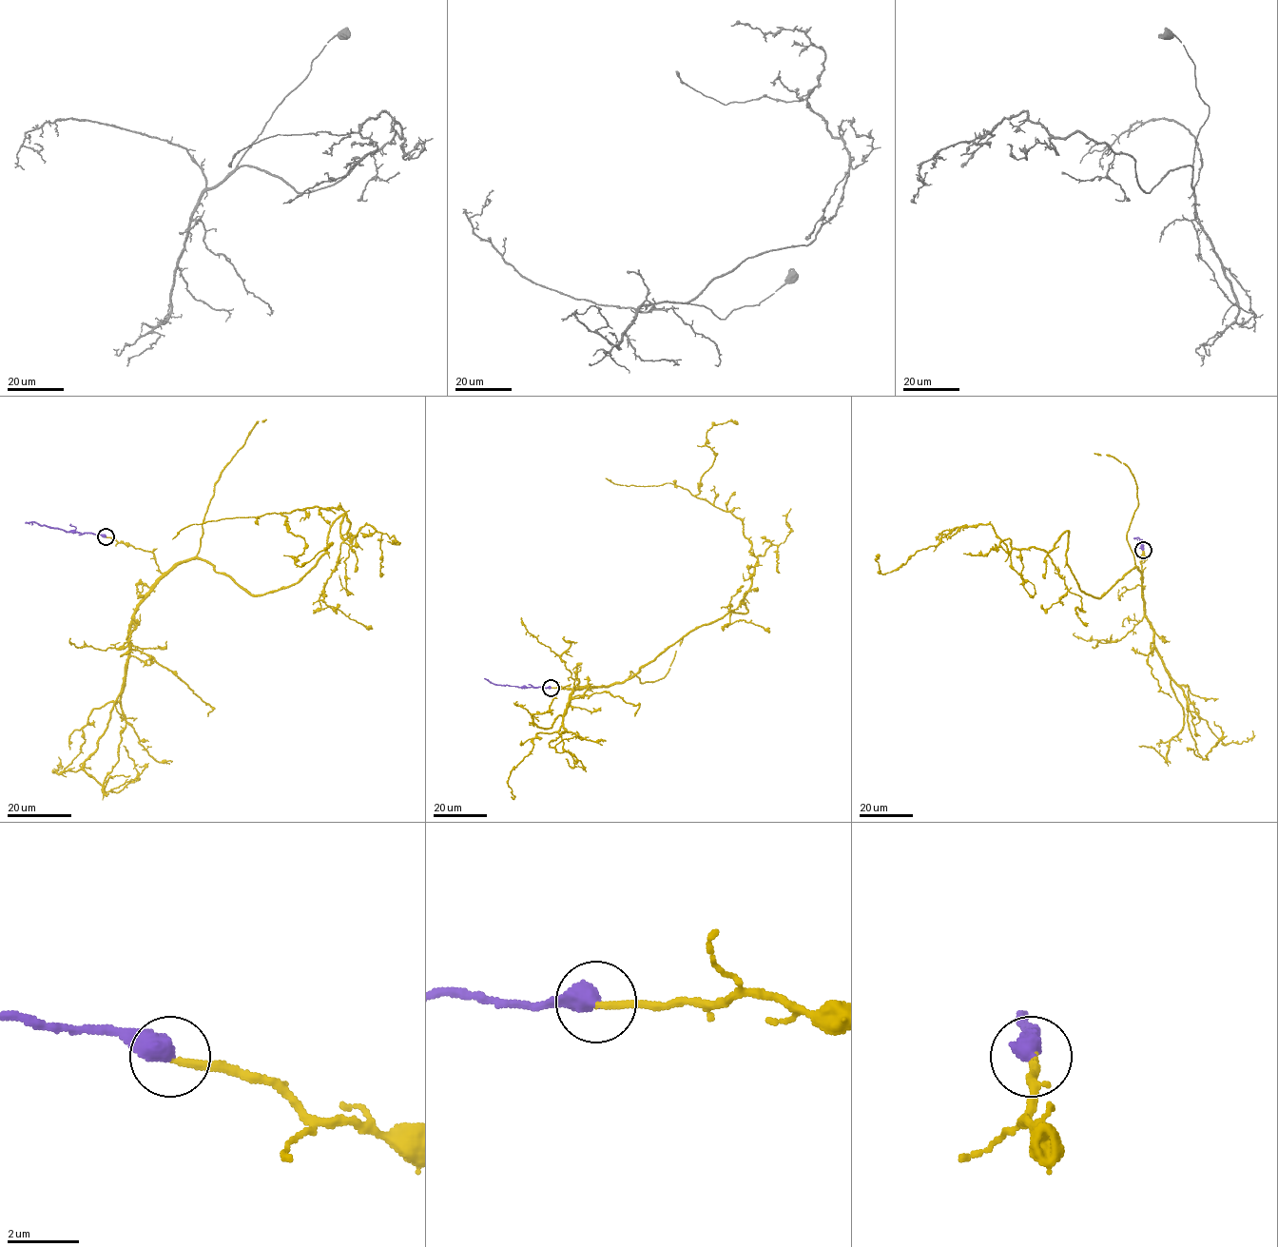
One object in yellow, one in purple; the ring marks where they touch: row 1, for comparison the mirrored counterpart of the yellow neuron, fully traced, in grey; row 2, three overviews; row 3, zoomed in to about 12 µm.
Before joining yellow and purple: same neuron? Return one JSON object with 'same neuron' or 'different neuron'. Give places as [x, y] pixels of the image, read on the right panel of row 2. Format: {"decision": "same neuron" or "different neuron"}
{"decision": "same neuron"}

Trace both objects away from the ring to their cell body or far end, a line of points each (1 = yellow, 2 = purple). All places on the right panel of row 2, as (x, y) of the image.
1: (1142, 550), (1142, 579), (1101, 597), (1080, 589), (1067, 531), (1009, 551), (962, 525), (881, 574), (879, 555)
2: (1142, 550), (1140, 539), (1133, 538)

